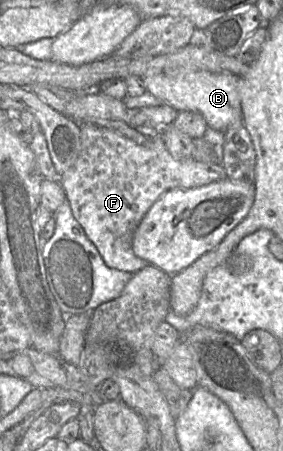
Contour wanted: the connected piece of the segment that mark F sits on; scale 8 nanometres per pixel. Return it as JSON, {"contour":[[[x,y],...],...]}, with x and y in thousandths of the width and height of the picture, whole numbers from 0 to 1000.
{"contour":[[[332,275],[283,279],[286,333],[265,361],[212,390],[237,446],[261,483],[350,557],[367,583],[389,592],[473,608],[523,590],[466,552],[477,510],[530,459],[587,426],[618,417],[678,417],[795,392],[784,364],[746,366],[686,353],[622,355],[572,306],[495,322],[399,286]]]}

